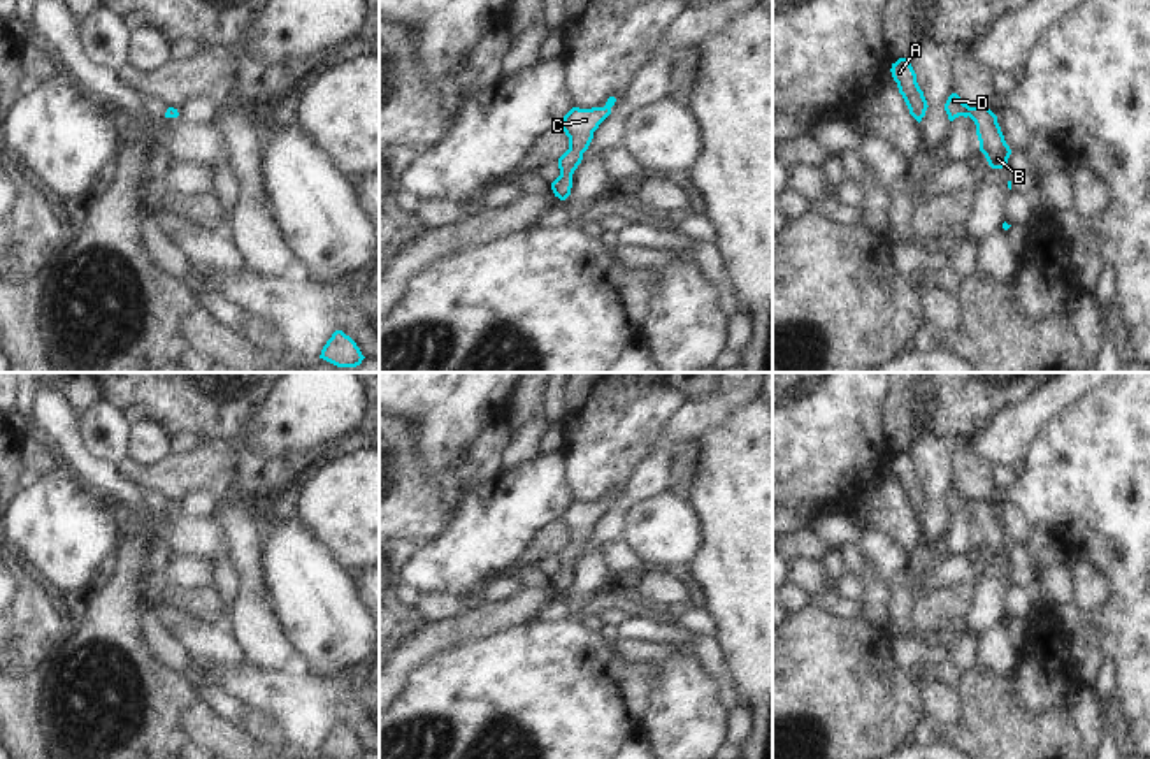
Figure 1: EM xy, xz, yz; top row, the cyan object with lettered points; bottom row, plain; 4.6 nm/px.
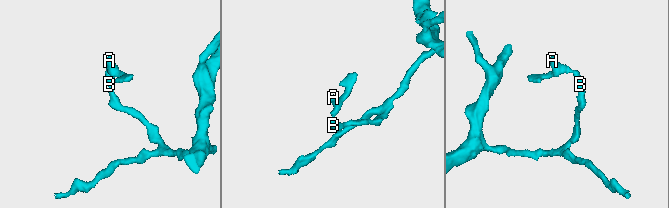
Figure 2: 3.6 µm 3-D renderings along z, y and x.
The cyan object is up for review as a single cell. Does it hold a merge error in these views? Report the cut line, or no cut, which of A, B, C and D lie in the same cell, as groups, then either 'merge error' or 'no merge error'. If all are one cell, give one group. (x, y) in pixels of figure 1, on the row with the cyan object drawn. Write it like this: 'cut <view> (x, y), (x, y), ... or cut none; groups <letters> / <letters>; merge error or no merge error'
cut none; groups A B C D; no merge error

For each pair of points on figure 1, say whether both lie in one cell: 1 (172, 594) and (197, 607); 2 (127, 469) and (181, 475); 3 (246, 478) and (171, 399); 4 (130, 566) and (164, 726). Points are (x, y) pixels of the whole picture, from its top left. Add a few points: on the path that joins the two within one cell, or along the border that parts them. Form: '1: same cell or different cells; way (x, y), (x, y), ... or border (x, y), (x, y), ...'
1: same cell; way (178, 598), (192, 601)
2: same cell; way (141, 475), (167, 475)
3: same cell; way (241, 454), (237, 445), (195, 403)
4: same cell; way (123, 607), (123, 643), (141, 665), (148, 686)

